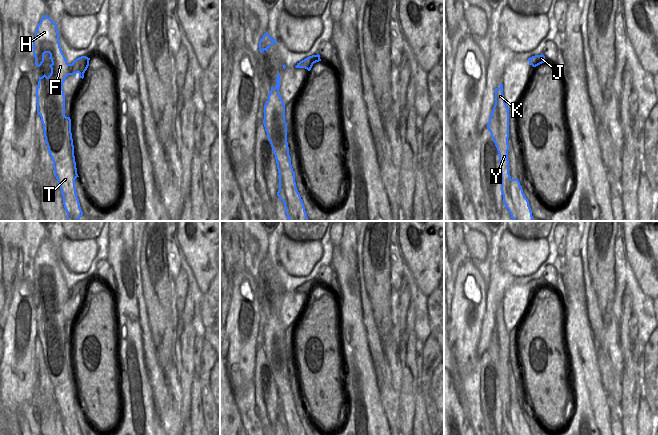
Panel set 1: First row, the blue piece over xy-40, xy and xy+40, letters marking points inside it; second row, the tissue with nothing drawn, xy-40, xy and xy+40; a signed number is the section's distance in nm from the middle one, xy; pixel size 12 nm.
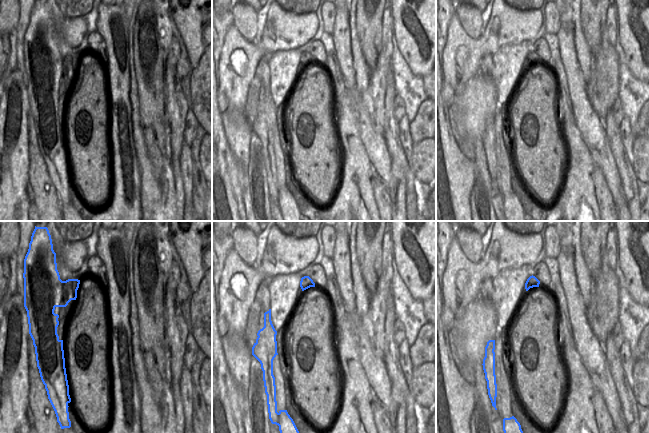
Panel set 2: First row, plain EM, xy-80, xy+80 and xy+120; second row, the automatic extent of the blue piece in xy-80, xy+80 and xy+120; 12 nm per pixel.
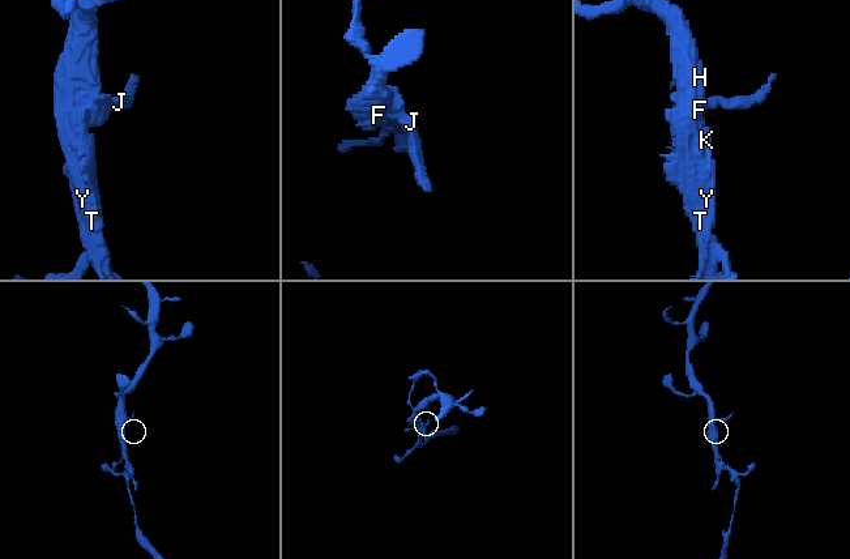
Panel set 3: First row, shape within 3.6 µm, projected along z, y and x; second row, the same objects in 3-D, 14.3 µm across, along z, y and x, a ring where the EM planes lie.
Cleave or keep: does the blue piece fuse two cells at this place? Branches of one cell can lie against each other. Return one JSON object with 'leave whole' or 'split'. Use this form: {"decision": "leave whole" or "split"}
{"decision": "split"}

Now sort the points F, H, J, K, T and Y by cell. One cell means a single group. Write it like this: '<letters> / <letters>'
F H J K T / Y

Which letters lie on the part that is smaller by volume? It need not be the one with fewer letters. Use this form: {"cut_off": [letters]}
{"cut_off": ["Y"]}

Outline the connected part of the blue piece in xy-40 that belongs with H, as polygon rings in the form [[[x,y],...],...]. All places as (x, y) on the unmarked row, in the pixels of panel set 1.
[[[46,238],[37,249],[35,261],[33,263],[33,279],[37,291],[40,291],[44,286],[45,277],[50,278],[49,283],[52,288],[49,290],[51,292],[51,297],[48,301],[45,298],[42,301],[39,300],[38,309],[36,310],[37,337],[40,339],[43,348],[45,366],[53,385],[53,392],[55,394],[54,400],[61,413],[64,432],[66,435],[82,435],[75,411],[75,403],[79,400],[77,398],[74,380],[71,343],[65,340],[65,319],[62,310],[68,299],[73,300],[78,297],[79,301],[83,303],[84,297],[89,290],[90,282],[81,280],[71,288],[68,288],[60,271],[57,248]]]

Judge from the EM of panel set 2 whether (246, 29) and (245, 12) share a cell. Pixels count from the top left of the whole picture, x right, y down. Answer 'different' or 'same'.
same

